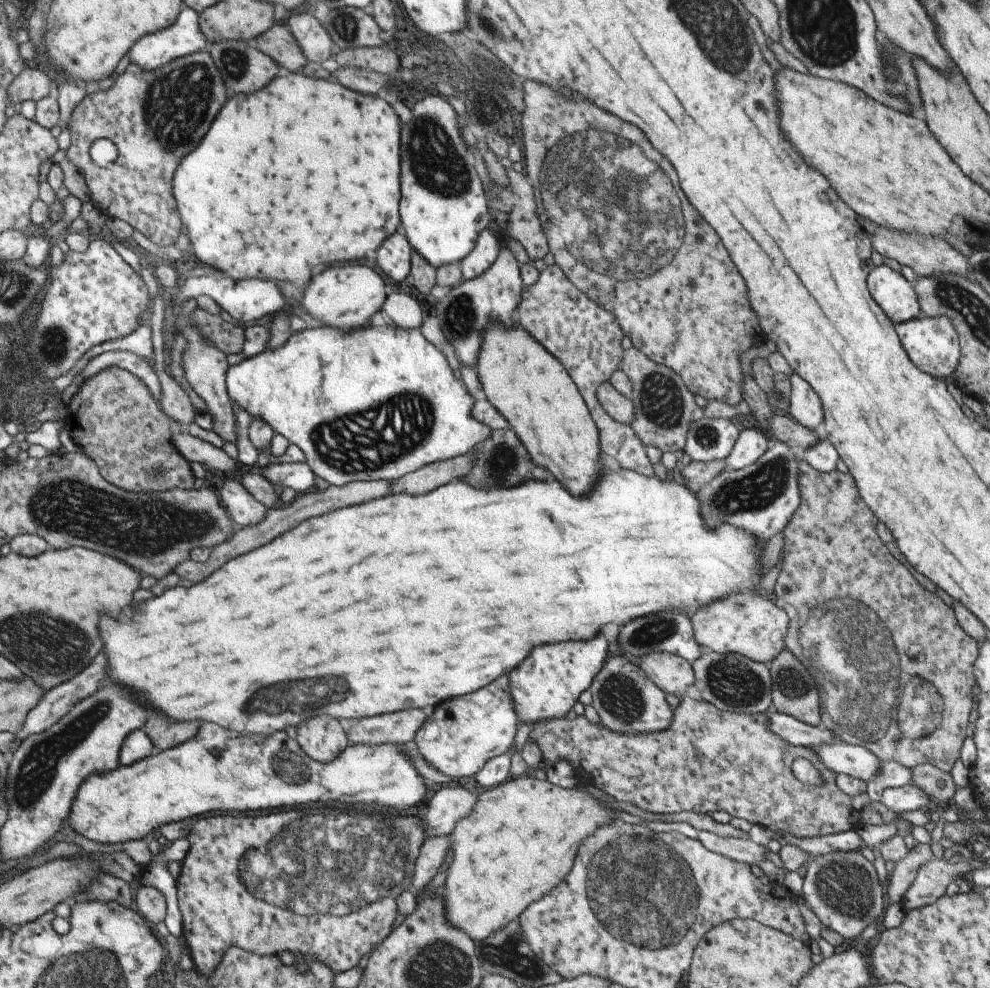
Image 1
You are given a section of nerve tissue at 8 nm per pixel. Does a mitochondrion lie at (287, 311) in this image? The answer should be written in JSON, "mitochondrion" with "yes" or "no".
{"mitochondrion":"no"}

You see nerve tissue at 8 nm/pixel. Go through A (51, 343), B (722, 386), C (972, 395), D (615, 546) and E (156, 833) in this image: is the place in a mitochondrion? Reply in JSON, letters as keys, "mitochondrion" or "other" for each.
{"A":"mitochondrion","B":"other","C":"other","D":"other","E":"other"}

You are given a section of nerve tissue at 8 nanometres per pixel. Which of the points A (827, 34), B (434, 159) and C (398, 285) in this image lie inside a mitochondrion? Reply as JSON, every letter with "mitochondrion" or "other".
{"A":"mitochondrion","B":"mitochondrion","C":"other"}

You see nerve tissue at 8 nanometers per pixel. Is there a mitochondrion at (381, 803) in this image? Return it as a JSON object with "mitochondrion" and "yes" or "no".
{"mitochondrion":"yes"}

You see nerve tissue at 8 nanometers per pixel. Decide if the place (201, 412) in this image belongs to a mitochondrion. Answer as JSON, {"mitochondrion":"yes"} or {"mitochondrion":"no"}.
{"mitochondrion":"no"}

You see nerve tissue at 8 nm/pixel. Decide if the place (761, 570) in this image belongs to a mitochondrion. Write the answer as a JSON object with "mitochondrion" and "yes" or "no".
{"mitochondrion":"no"}

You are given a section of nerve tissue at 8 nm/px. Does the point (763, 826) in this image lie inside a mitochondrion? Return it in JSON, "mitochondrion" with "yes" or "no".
{"mitochondrion":"no"}

